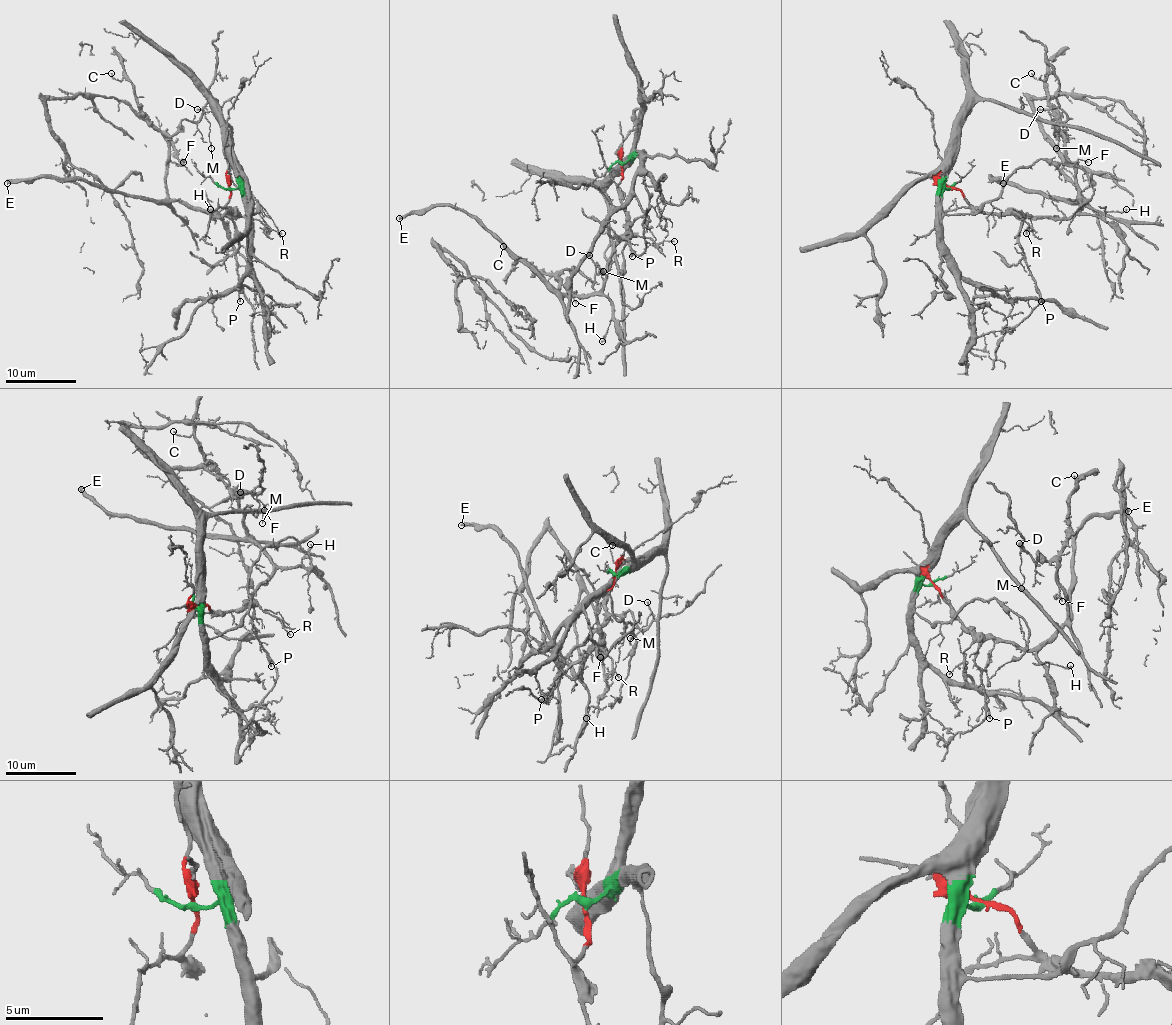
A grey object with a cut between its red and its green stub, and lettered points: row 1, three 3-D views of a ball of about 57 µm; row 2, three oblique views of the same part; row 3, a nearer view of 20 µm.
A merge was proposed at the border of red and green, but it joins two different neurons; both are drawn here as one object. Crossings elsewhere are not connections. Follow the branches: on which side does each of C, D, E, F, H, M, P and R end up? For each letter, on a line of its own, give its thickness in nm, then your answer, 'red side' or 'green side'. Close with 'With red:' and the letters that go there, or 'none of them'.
C: calibre 90 nm; red side
D: calibre 160 nm; red side
E: calibre 400 nm; red side
F: calibre 100 nm; red side
H: calibre 140 nm; red side
M: calibre 90 nm; red side
P: calibre 170 nm; red side
R: calibre 100 nm; red side
With red: C, D, E, F, H, M, P, R

